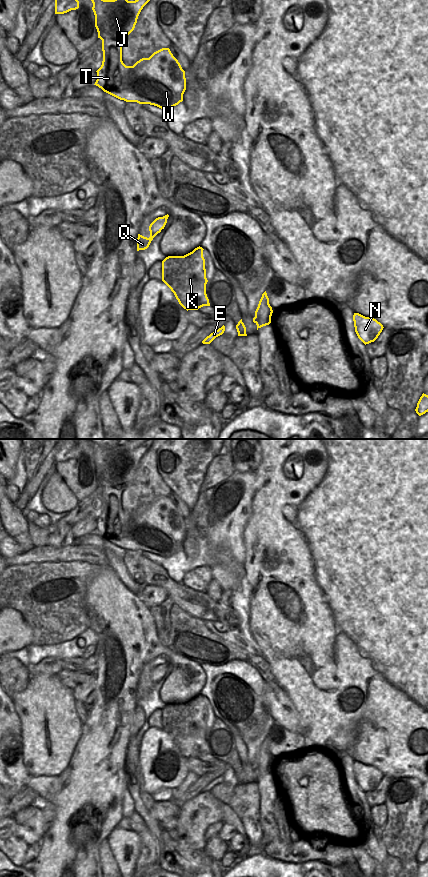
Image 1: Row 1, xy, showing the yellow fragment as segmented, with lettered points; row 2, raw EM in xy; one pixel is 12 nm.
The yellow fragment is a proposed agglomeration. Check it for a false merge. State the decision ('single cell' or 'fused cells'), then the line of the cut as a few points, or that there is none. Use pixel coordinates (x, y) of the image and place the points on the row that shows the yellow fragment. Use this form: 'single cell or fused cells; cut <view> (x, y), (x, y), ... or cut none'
fused cells; cut xy (266, 294), (266, 307), (272, 312)

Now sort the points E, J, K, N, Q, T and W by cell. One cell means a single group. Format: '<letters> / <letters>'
E K / J N Q T W

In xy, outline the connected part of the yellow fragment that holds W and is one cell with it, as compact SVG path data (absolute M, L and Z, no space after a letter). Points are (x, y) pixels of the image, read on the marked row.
M91 0L92 10L95 15L95 27L98 38L102 40L103 61L101 67L96 71L97 80L94 85L104 92L126 102L137 102L139 104L150 104L161 109L170 109L183 101L186 90L185 71L178 60L173 56L169 48L162 48L154 52L149 58L142 58L133 66L126 66L122 61L122 44L128 35L134 30L138 16L143 7L150 0Z

